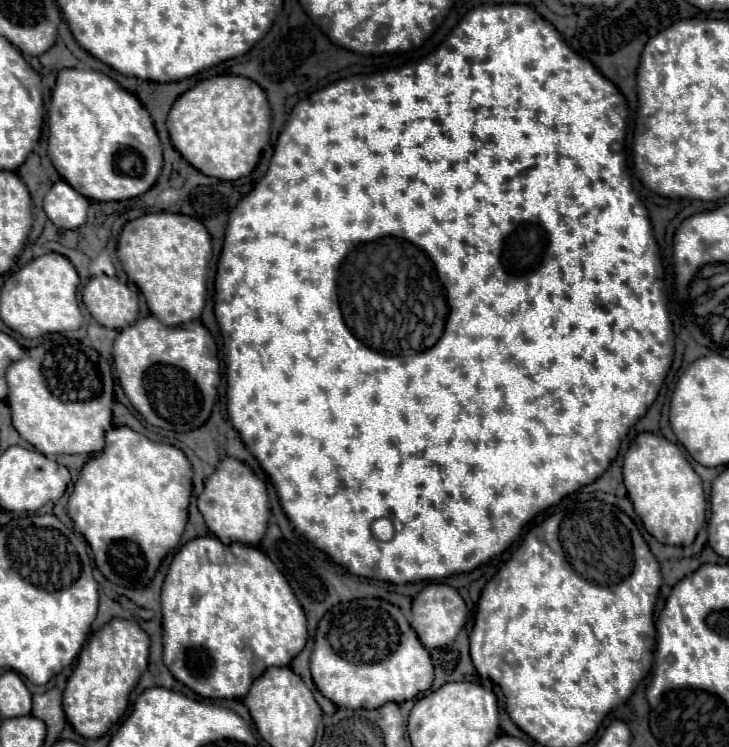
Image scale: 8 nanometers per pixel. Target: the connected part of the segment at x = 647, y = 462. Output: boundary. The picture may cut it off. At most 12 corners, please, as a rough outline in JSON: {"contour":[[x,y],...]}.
{"contour":[[662,434],[624,456],[628,496],[662,544],[690,546],[706,520],[702,480]]}

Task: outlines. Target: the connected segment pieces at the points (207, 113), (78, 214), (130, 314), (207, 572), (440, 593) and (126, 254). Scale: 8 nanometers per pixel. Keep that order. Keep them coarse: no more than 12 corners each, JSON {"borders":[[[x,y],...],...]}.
{"borders":[[[244,76],[186,90],[166,120],[200,172],[248,176],[270,104]],[[68,182],[52,184],[44,212],[58,228],[86,222],[90,200]],[[106,274],[90,278],[82,302],[106,328],[138,318],[138,294]],[[190,540],[162,586],[164,664],[244,698],[306,646],[258,548]],[[432,582],[412,600],[412,628],[426,648],[450,644],[466,602]],[[158,212],[118,240],[126,276],[166,326],[200,318],[212,242]]]}

